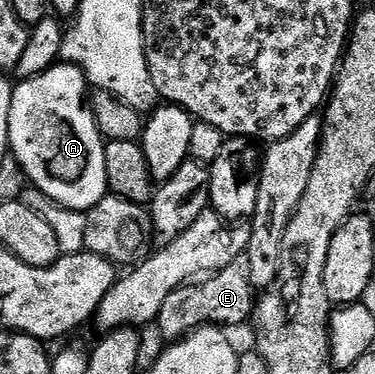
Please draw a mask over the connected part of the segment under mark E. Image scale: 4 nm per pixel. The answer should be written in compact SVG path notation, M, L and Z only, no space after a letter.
M244 254L235 257L235 261L231 261L231 265L227 265L227 269L214 271L212 275L202 278L200 281L193 281L175 289L175 293L171 293L171 297L167 297L167 301L163 301L163 309L159 309L155 327L161 330L165 341L176 341L185 338L192 331L197 331L201 327L224 325L229 328L237 327L240 323L248 324L254 306L255 288L251 281L251 261L248 254Z

